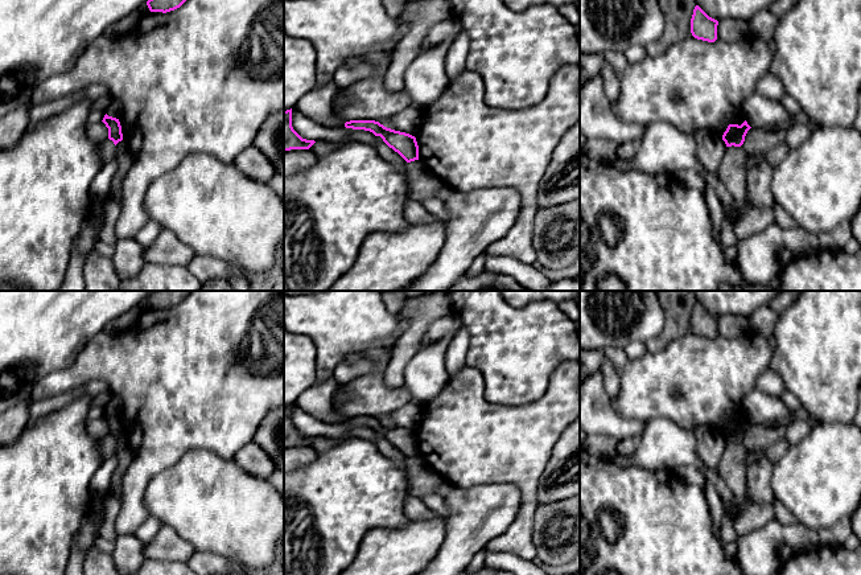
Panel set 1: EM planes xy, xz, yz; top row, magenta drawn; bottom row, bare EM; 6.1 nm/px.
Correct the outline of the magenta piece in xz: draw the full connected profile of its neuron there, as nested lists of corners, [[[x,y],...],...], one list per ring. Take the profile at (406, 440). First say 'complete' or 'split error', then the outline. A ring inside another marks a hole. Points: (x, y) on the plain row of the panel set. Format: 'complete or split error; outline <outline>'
complete; outline [[[350,416],[345,419],[345,423],[370,427],[375,432],[380,432],[383,438],[397,448],[407,459],[419,456],[416,434],[409,430],[387,424],[375,416]]]

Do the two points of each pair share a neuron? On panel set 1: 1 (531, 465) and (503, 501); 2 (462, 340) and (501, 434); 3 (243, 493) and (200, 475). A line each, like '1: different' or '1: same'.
1: different
2: different
3: same

